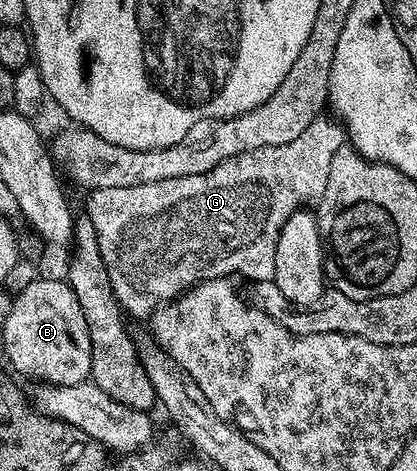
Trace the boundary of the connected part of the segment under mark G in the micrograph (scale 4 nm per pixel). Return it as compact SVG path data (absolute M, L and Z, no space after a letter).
M319 117L315 121L311 121L311 125L307 125L307 129L303 133L299 133L299 137L295 137L295 141L287 141L287 145L267 145L263 149L251 149L251 153L239 153L235 157L227 157L227 161L219 161L219 165L215 165L215 169L211 169L207 173L199 173L195 177L171 177L171 181L151 181L151 185L131 185L131 189L99 189L98 191L89 191L87 195L89 200L85 203L83 215L84 218L91 221L91 225L95 225L95 237L99 237L99 253L107 265L107 277L111 277L113 292L121 303L121 310L125 312L126 316L133 318L134 315L137 319L148 320L162 303L174 302L180 295L184 295L185 292L190 291L190 289L197 286L198 283L205 283L209 279L228 279L230 277L238 277L237 275L242 275L243 278L249 279L248 281L252 281L253 283L262 283L268 279L273 279L275 277L275 245L279 245L279 233L283 229L283 225L296 211L308 208L320 200L323 189L327 189L327 176L329 170L331 170L331 157L335 157L335 153L339 153L339 149L347 139L347 132L344 126L342 126L336 118L325 118L326 117Z

